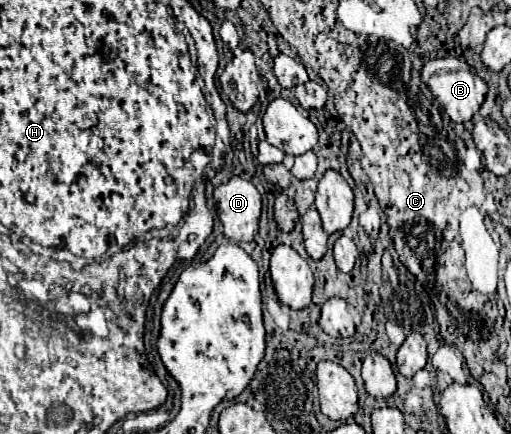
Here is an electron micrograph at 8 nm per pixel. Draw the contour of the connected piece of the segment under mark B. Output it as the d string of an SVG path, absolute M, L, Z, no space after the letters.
M443 57L443 59L431 59L421 67L421 79L433 93L433 97L441 103L445 113L455 123L469 121L481 107L485 95L487 95L487 83L475 75L475 71L457 57Z

